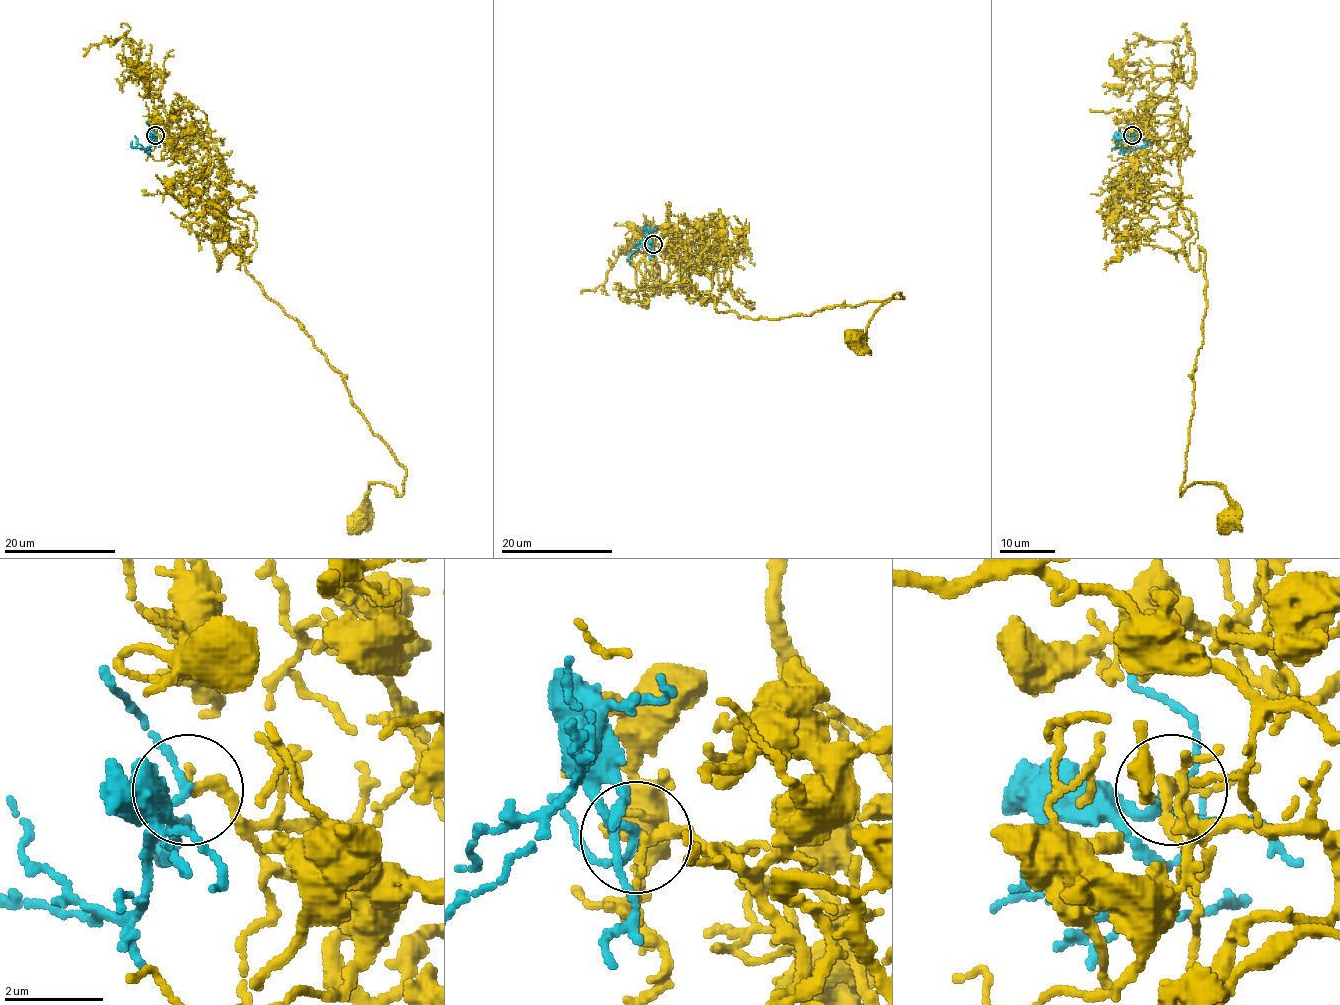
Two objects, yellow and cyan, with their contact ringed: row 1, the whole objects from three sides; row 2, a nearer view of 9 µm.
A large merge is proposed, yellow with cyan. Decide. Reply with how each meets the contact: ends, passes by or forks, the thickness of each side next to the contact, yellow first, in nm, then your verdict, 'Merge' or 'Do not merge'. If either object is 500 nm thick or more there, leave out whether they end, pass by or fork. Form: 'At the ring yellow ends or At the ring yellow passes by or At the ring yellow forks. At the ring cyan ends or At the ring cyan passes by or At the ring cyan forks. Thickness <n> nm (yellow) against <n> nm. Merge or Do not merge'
At the ring yellow passes by. At the ring cyan forks. Thickness 190 nm (yellow) against 140 nm. Merge

